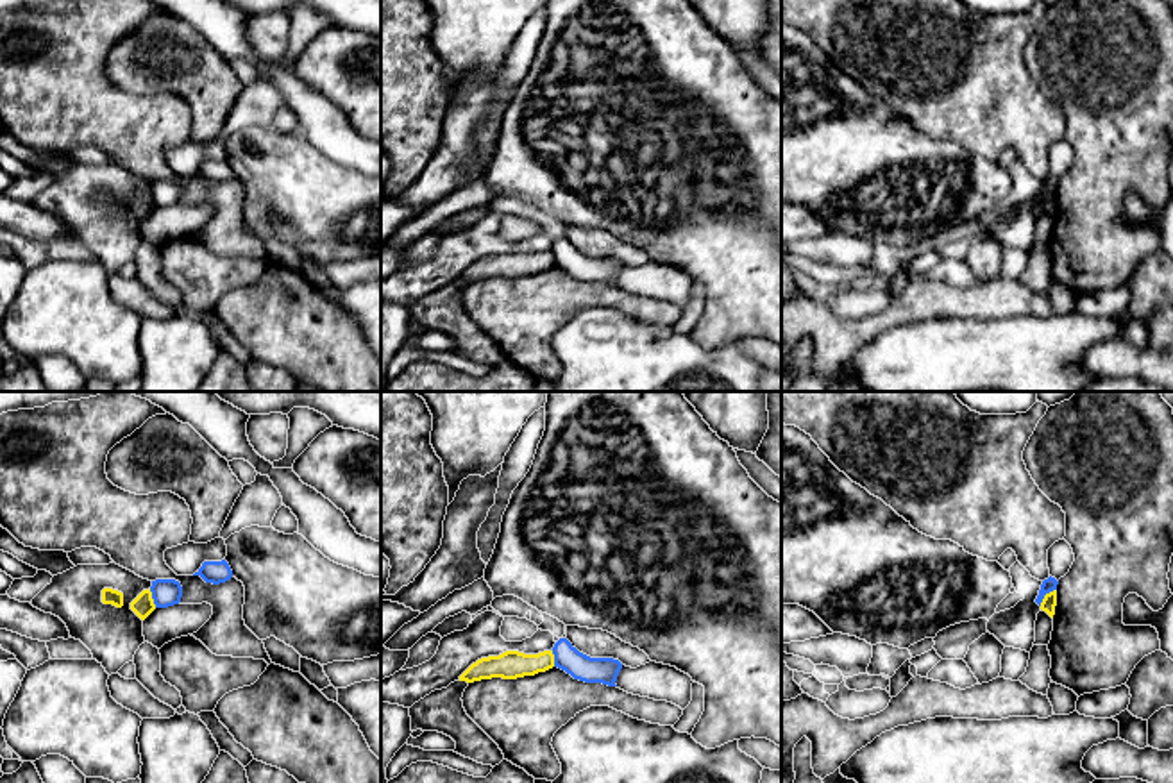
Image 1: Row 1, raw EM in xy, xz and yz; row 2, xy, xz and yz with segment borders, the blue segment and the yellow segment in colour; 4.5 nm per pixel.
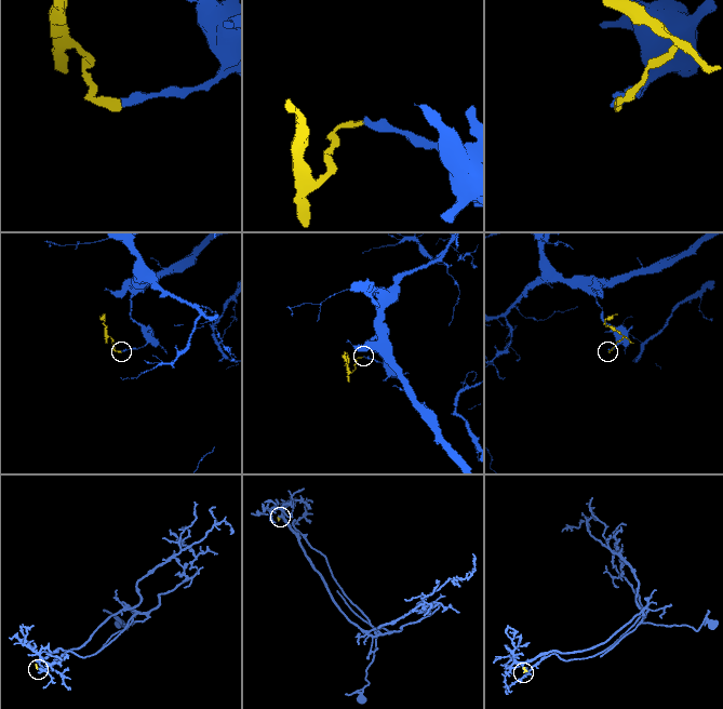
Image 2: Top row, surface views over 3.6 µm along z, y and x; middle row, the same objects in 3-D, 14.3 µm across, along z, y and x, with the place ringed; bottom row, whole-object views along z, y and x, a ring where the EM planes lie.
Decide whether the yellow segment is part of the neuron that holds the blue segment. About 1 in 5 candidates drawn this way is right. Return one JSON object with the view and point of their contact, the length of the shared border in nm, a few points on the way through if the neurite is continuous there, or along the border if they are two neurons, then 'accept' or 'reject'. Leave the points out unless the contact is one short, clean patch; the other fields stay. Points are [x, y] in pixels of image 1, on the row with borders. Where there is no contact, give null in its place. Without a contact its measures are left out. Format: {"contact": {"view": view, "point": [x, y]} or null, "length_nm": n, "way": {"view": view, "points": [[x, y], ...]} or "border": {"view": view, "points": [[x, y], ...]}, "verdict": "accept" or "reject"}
{"contact": {"view": "yz", "point": [1045, 594]}, "length_nm": 110, "border": {"view": "yz", "points": [[1055, 589], [1039, 605]]}, "verdict": "reject"}

